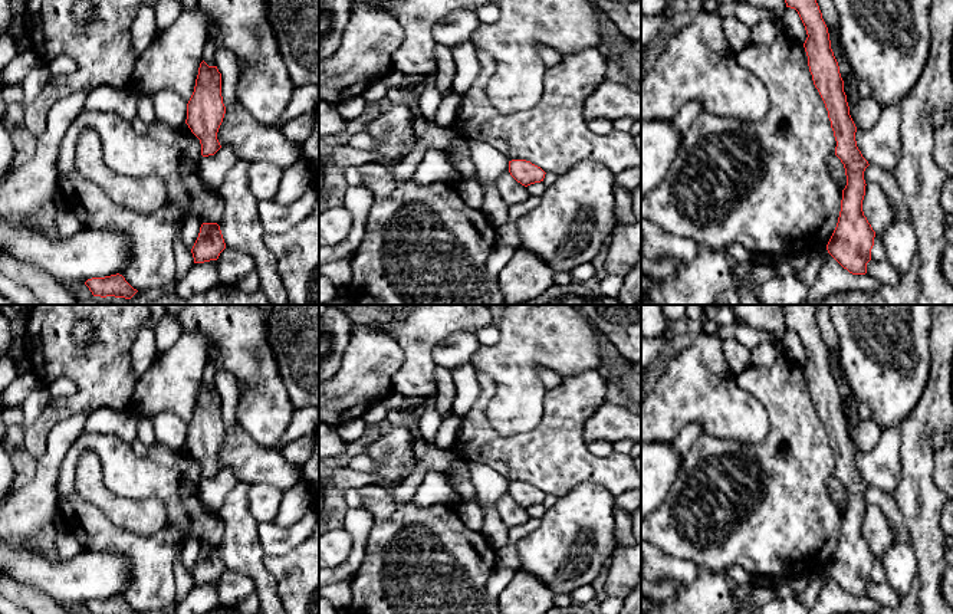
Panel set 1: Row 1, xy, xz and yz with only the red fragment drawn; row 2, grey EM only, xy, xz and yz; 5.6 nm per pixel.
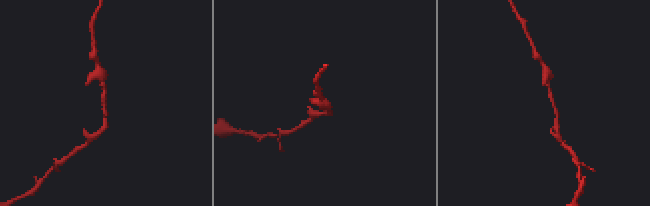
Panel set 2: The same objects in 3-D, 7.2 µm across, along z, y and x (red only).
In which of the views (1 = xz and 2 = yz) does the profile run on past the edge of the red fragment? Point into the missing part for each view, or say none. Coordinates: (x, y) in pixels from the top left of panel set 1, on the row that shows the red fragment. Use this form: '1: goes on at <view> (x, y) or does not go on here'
1: does not go on here
2: does not go on here

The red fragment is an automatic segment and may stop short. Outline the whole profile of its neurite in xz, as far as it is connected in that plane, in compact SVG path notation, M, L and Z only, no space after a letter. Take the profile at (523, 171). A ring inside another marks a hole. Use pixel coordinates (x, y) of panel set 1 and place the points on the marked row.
M526 160L509 161L509 173L517 183L525 187L543 181L546 174L540 167Z

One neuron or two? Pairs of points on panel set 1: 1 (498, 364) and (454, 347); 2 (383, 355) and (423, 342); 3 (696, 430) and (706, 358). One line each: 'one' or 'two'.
1: two
2: two
3: two

